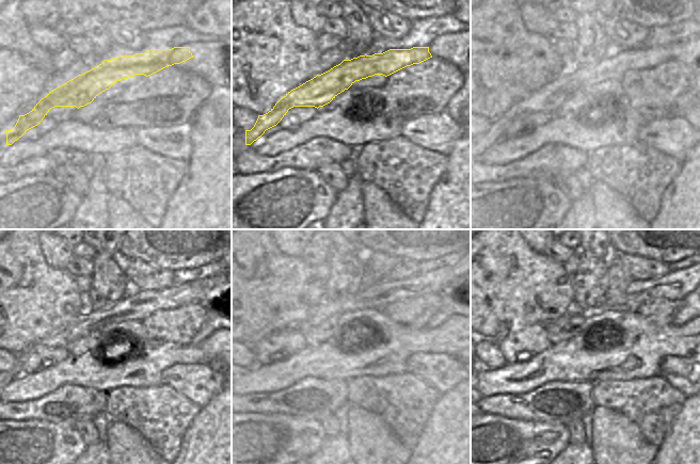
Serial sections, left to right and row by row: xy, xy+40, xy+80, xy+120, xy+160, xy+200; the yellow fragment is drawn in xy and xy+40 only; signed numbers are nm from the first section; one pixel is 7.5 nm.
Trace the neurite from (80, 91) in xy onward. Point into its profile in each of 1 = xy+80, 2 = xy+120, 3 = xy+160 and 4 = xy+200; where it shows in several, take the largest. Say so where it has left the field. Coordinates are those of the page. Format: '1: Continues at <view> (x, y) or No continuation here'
1: Continues at xy+80 (549, 98)
2: Continues at xy+120 (139, 306)
3: Continues at xy+160 (382, 294)
4: Continues at xy+200 (674, 286)

